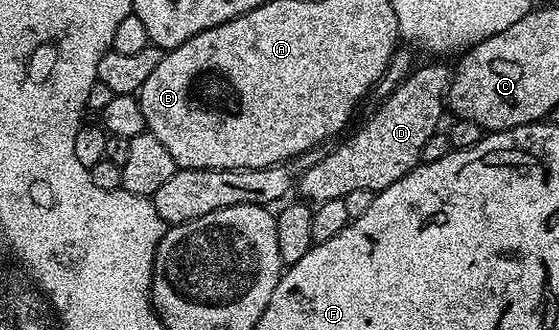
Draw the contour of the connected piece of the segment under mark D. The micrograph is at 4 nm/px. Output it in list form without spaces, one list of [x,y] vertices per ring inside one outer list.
[[[445,62],[433,63],[437,64],[414,67],[413,73],[380,101],[377,113],[358,132],[350,131],[338,148],[322,155],[301,173],[295,188],[306,196],[302,196],[306,201],[318,205],[328,200],[344,200],[351,190],[371,190],[376,194],[422,163],[425,147],[436,134],[441,115],[446,115],[451,79],[450,65],[448,68],[441,64]]]

